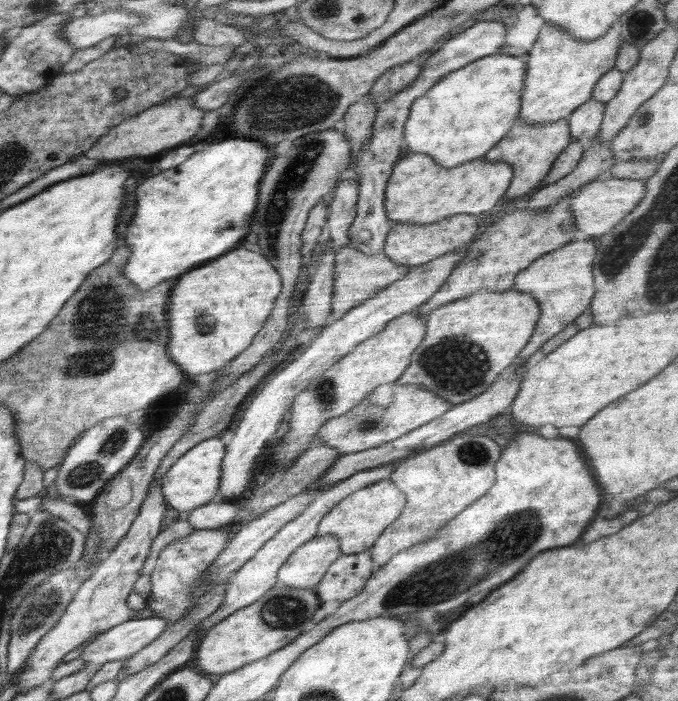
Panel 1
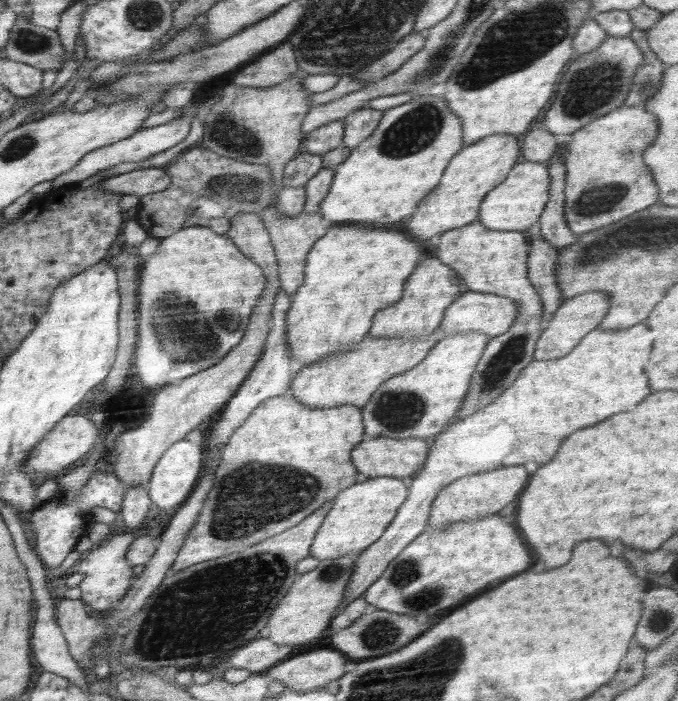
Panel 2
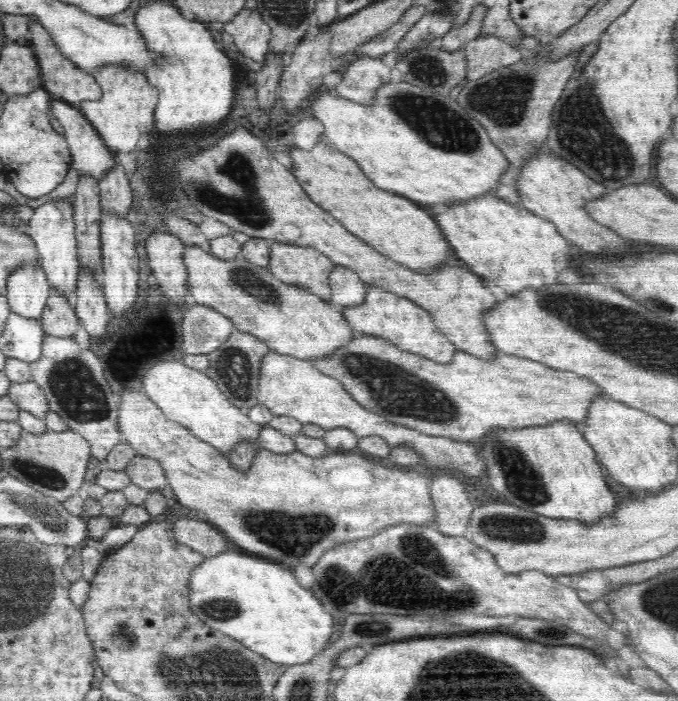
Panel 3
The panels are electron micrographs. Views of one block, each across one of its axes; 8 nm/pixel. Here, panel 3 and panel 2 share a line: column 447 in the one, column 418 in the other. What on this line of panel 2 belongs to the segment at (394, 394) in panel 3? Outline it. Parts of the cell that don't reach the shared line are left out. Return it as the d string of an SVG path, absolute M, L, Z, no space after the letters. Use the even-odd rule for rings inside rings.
M470 331L445 336L416 364L380 384L362 408L364 441L384 437L390 439L420 438L431 441L445 432L456 419L460 402L468 392L470 378L490 337Z

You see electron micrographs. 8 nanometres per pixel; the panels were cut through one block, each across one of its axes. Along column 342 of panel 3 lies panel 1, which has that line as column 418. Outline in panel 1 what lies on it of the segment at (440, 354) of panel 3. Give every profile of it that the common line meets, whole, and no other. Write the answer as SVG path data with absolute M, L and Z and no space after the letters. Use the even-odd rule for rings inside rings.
M577 190L545 210L516 210L484 228L477 239L469 244L463 259L460 259L444 284L417 311L424 316L455 300L466 298L479 290L506 292L514 284L515 276L530 266L534 260L562 248L578 231L569 212L571 198Z

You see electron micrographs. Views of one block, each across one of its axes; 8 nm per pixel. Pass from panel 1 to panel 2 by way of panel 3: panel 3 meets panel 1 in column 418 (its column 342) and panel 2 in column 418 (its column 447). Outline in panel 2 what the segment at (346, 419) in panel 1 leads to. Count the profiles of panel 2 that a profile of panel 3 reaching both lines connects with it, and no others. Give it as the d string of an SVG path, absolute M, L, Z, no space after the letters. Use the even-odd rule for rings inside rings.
M372 438L358 444L351 453L351 462L357 468L361 479L372 479L379 476L391 476L404 479L418 472L429 456L430 441L420 438L390 439Z

